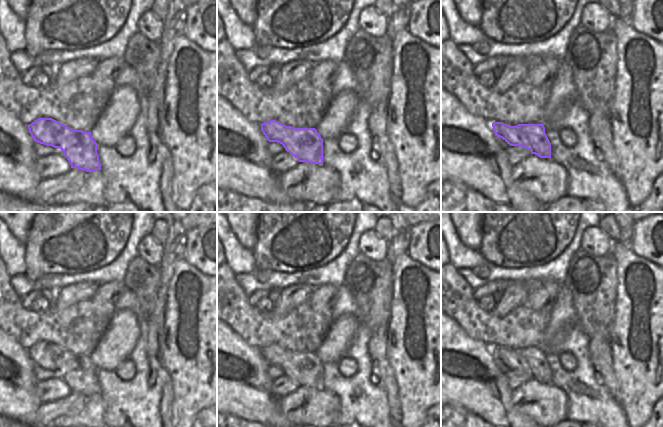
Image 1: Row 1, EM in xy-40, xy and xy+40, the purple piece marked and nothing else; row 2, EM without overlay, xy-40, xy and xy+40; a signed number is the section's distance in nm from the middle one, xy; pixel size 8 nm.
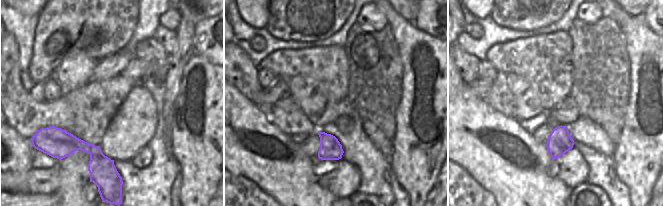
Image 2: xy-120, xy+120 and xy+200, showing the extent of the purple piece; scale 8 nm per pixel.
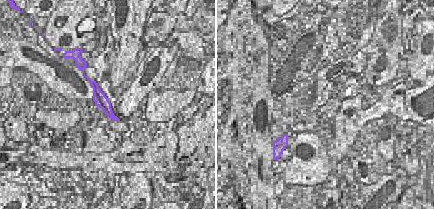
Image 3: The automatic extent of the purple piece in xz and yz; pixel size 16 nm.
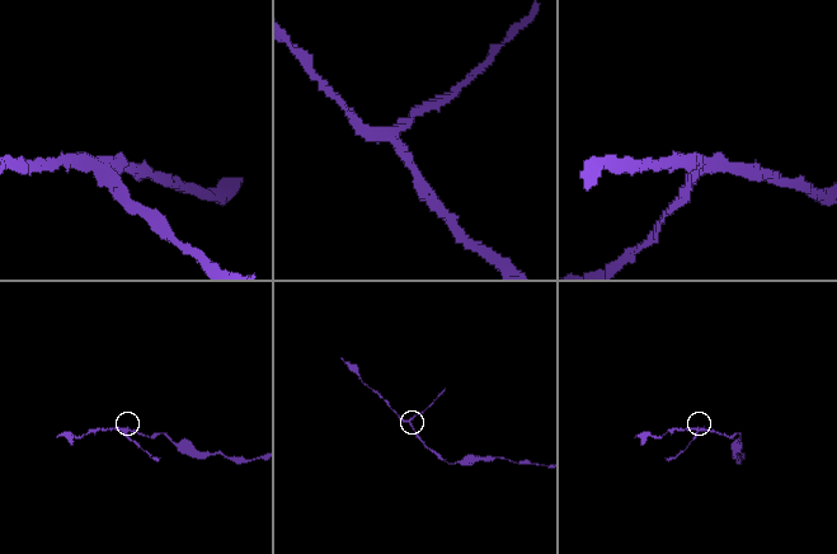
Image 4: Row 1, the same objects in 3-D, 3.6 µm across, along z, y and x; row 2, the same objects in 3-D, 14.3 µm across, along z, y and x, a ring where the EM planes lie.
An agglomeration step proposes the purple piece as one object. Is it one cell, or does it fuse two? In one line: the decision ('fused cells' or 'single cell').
fused cells

